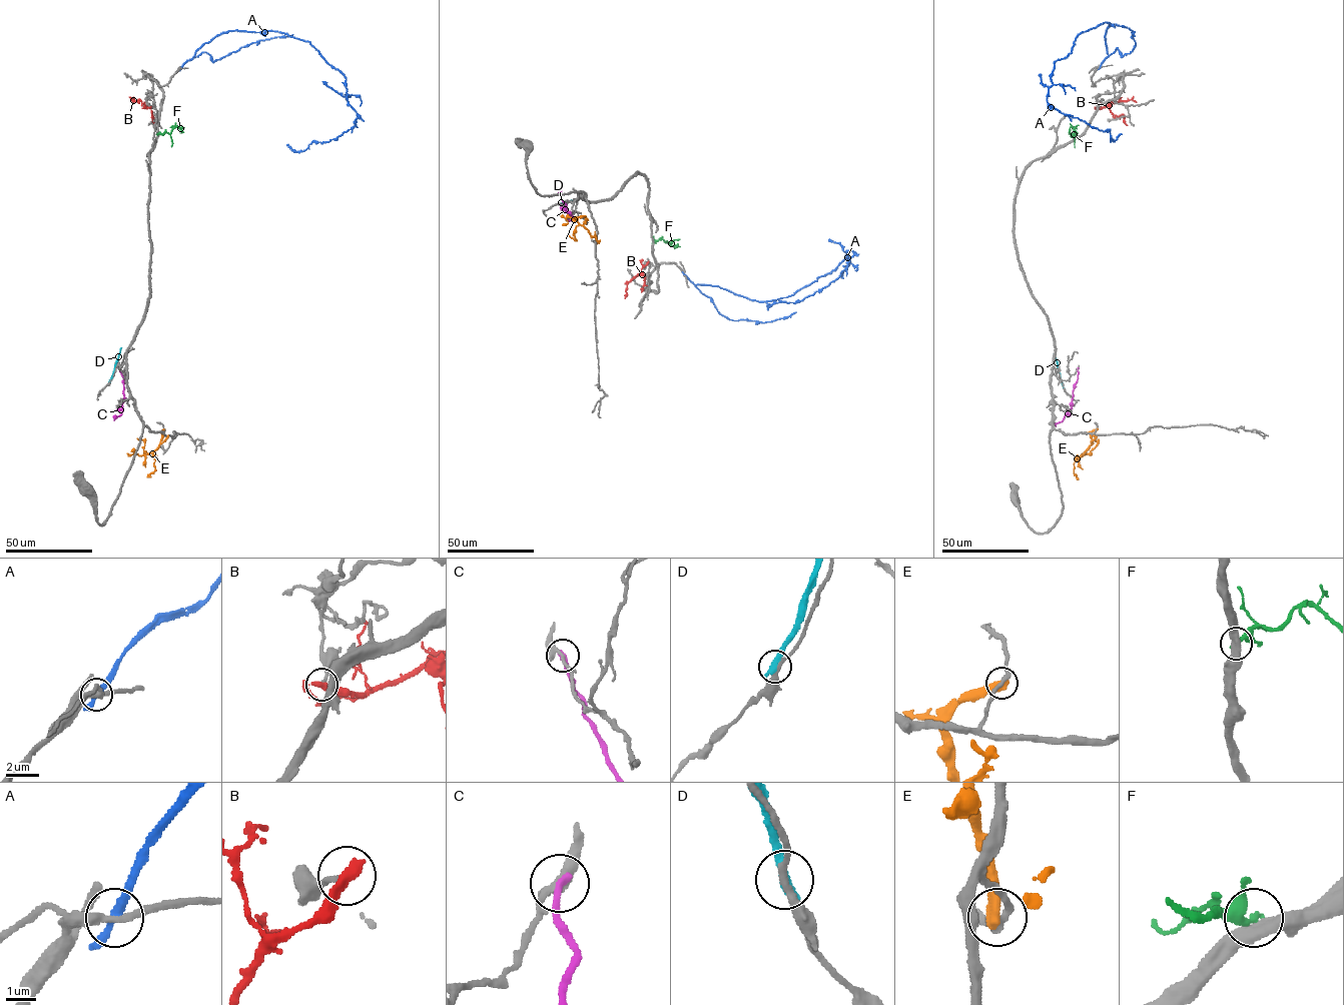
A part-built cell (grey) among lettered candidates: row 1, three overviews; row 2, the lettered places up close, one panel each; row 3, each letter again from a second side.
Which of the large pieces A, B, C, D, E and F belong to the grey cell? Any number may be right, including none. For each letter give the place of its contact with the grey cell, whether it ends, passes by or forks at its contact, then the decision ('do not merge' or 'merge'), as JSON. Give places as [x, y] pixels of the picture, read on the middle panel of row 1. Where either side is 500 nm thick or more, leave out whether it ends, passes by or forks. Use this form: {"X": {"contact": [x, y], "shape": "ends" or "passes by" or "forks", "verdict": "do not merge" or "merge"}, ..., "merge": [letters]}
{"A": {"contact": [684, 273], "shape": "passes by", "verdict": "do not merge"}, "B": {"contact": [647, 262], "shape": "ends", "verdict": "do not merge"}, "C": {"contact": [568, 220], "shape": "ends", "verdict": "do not merge"}, "D": {"contact": [560, 203], "shape": "ends", "verdict": "do not merge"}, "E": {"contact": [597, 243], "verdict": "do not merge"}, "F": {"contact": [653, 242], "shape": "passes by", "verdict": "do not merge"}, "merge": []}

